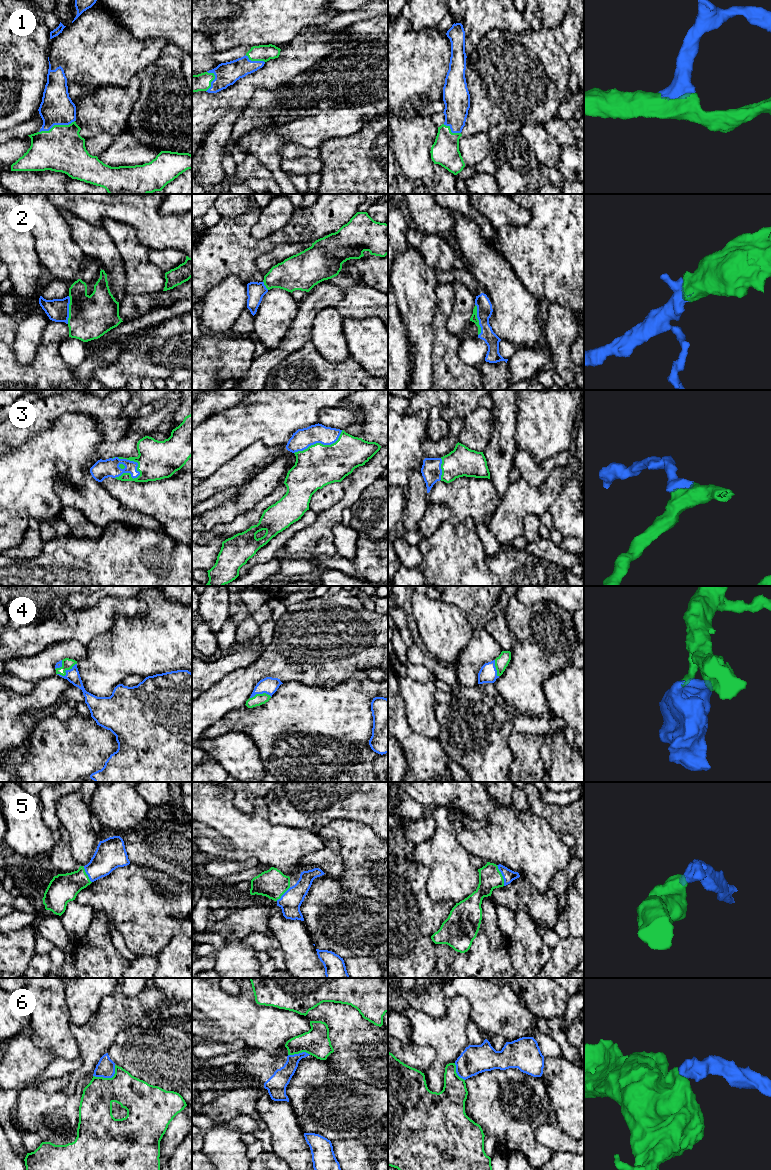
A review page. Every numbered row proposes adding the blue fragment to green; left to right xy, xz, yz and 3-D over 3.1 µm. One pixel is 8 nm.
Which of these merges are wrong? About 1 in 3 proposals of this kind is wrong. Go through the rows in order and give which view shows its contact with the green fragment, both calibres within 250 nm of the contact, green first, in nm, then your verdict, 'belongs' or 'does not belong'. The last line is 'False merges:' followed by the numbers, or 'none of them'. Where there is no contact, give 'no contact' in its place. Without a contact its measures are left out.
1: xy | 360/260 nm | belongs
2: yz | 50/130 nm | belongs
3: xy | 300/150 nm | belongs
4: xy | 90/110 nm | belongs
5: yz | 180/100 nm | belongs
6: xy | 260/150 nm | does not belong
False merges: 6

